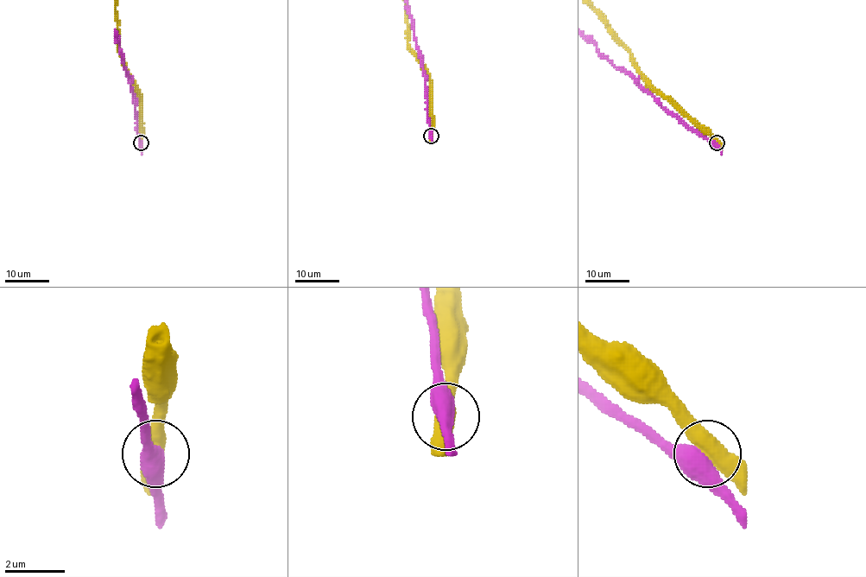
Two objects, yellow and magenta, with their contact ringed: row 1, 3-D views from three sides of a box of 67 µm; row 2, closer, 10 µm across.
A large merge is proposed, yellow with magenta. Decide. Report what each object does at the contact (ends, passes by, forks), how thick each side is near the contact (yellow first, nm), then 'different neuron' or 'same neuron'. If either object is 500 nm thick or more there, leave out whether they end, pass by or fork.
500 nm thick on the yellow side, 550 nm on the other; different neuron

